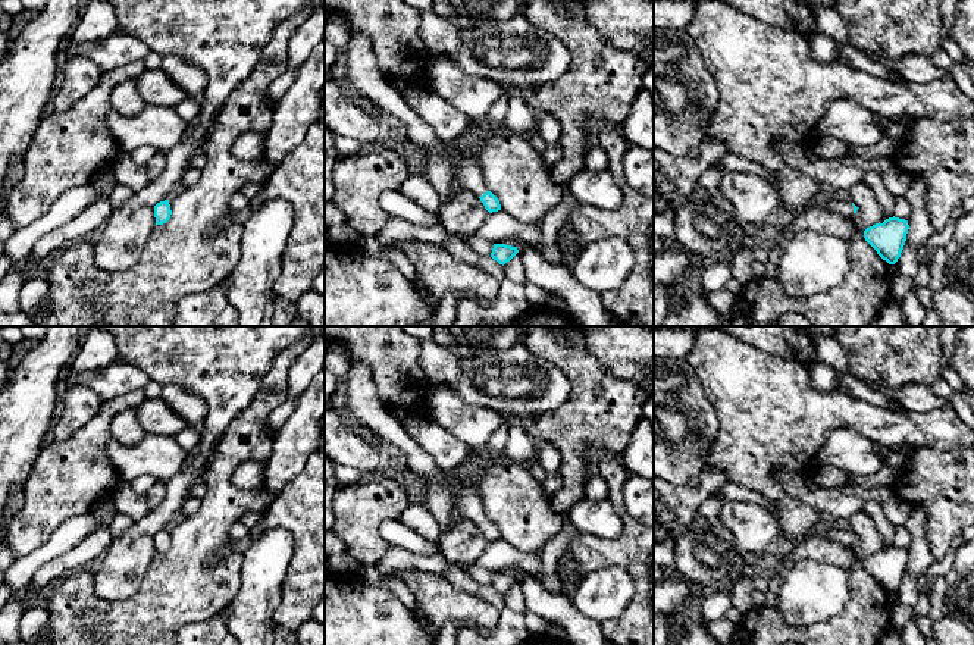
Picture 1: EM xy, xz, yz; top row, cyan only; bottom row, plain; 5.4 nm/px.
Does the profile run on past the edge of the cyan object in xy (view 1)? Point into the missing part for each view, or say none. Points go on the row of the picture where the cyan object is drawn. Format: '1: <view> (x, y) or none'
1: none

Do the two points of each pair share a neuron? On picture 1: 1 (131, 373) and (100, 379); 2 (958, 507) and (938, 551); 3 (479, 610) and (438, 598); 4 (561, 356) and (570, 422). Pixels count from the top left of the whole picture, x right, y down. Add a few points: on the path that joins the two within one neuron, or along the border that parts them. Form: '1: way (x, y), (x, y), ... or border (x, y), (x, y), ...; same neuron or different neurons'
1: way (124, 378), (107, 379); same neuron
2: way (948, 517), (940, 532), (940, 541); same neuron
3: way (469, 609), (448, 604); same neuron
4: way (578, 372), (579, 406); same neuron

